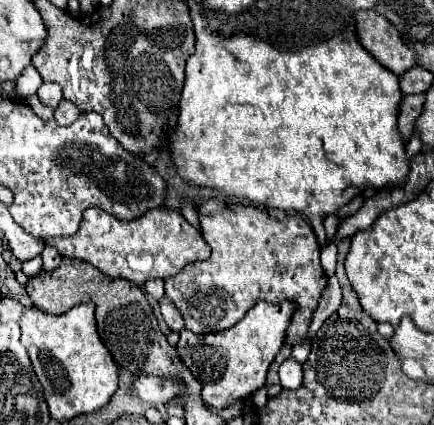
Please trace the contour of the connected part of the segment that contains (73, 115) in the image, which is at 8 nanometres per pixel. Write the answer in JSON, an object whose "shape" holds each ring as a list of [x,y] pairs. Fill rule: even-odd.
{"shape":[[[62,100],[62,102],[58,104],[56,112],[54,112],[56,122],[58,122],[58,124],[62,124],[62,126],[72,124],[78,116],[80,116],[80,110],[78,110],[78,106],[76,106],[76,104],[72,104],[70,100]]]}

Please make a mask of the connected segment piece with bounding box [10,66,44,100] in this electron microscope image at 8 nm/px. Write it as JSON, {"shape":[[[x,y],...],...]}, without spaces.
{"shape":[[[28,66],[24,70],[24,74],[20,74],[20,78],[16,80],[16,90],[14,96],[10,96],[10,100],[20,100],[20,98],[30,98],[32,94],[36,94],[36,90],[42,86],[42,78],[40,72],[34,66]]]}

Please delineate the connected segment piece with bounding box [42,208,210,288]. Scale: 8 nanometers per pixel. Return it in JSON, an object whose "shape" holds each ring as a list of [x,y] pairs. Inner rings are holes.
{"shape":[[[88,208],[76,234],[68,238],[42,238],[42,242],[44,246],[56,248],[62,256],[78,258],[96,266],[108,278],[124,278],[140,288],[144,288],[150,278],[166,280],[178,274],[186,264],[210,258],[210,246],[202,234],[192,228],[180,212],[170,208],[148,210],[132,222],[116,220],[100,208]]]}

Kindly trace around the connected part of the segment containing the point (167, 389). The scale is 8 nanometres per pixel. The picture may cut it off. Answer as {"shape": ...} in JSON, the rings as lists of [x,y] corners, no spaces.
{"shape":[[[140,376],[132,382],[132,386],[134,386],[134,392],[138,394],[138,398],[152,406],[172,400],[182,390],[182,386],[176,384],[174,380],[162,380],[162,378],[154,378],[154,376]]]}

